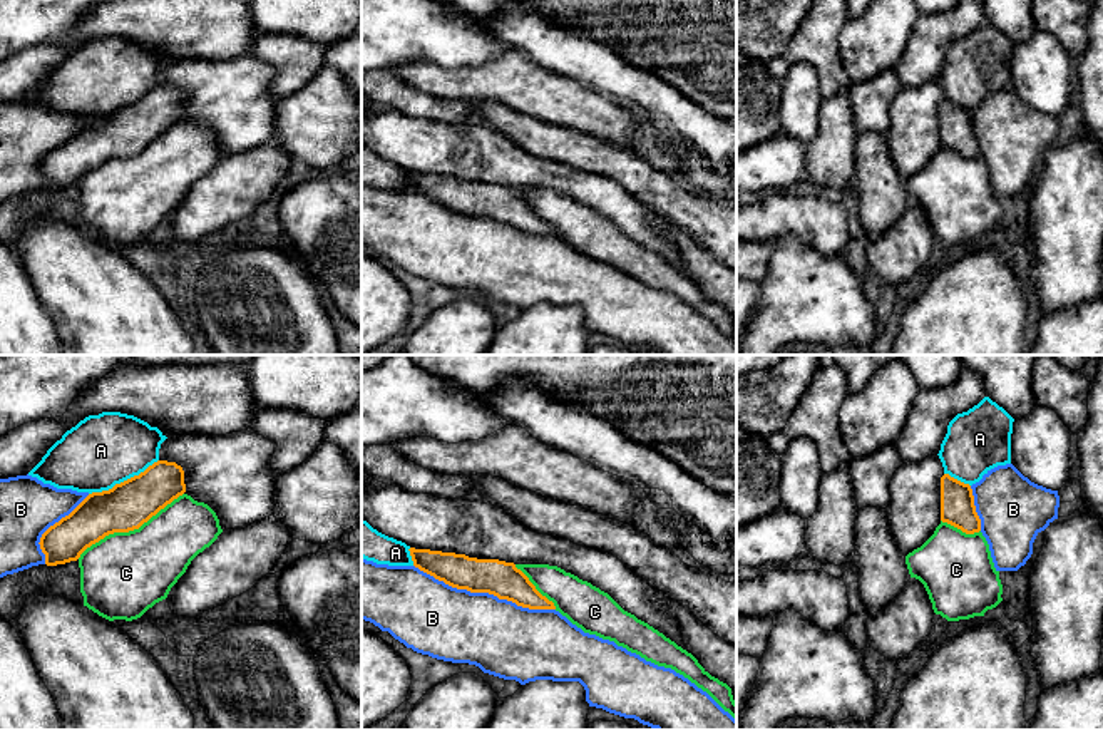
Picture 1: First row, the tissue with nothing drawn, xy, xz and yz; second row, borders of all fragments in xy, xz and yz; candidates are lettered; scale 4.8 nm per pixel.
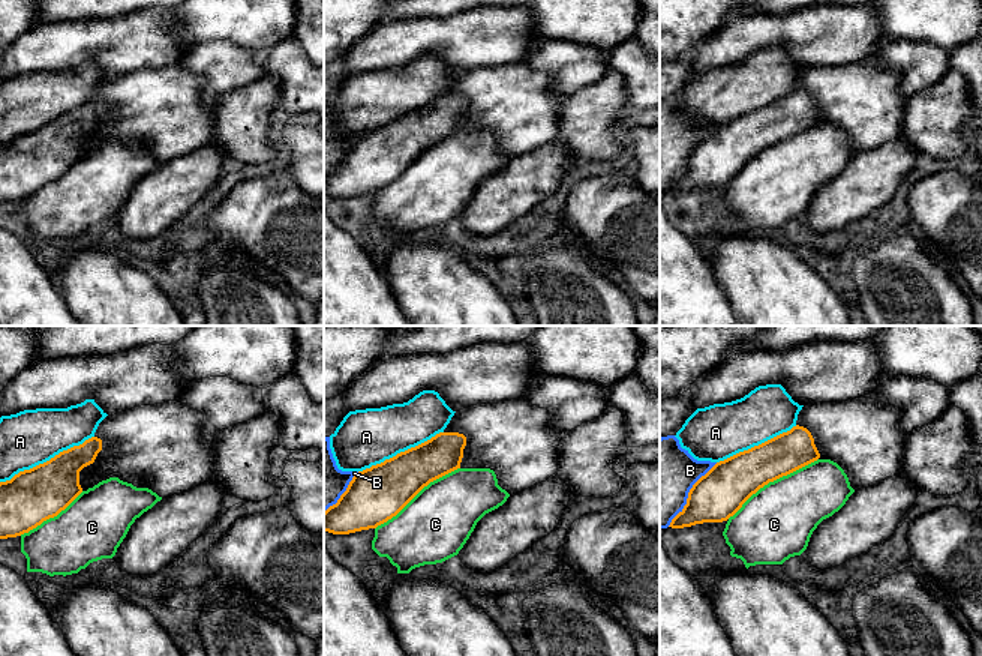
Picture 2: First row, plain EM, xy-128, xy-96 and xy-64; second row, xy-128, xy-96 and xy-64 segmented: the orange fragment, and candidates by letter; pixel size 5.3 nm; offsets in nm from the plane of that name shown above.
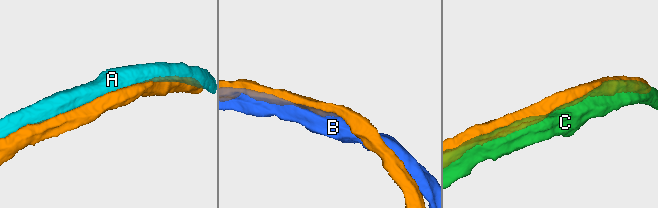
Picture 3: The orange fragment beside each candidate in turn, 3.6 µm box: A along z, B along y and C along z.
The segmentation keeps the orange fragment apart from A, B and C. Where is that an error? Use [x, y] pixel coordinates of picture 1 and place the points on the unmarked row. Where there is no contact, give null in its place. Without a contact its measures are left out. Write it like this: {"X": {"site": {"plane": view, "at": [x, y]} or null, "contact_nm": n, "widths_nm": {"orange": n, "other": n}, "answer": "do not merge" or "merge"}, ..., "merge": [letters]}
{"A": {"site": {"plane": "xy", "at": [124, 106]}, "contact_nm": 380, "widths_nm": {"orange": 220, "other": 360}, "answer": "do not merge"}, "B": {"site": {"plane": "xz", "at": [484, 216]}, "contact_nm": 700, "widths_nm": {"orange": 170, "other": 360}, "answer": "do not merge"}, "C": {"site": {"plane": "xy", "at": [129, 154]}, "contact_nm": 600, "widths_nm": {"orange": 220, "other": 400}, "answer": "merge"}, "merge": ["C"]}

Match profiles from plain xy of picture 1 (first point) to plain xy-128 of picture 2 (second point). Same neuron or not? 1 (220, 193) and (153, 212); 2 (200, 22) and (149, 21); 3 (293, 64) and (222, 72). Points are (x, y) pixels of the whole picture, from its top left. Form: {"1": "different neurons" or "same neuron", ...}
{"1": "same neuron", "2": "same neuron", "3": "same neuron"}

